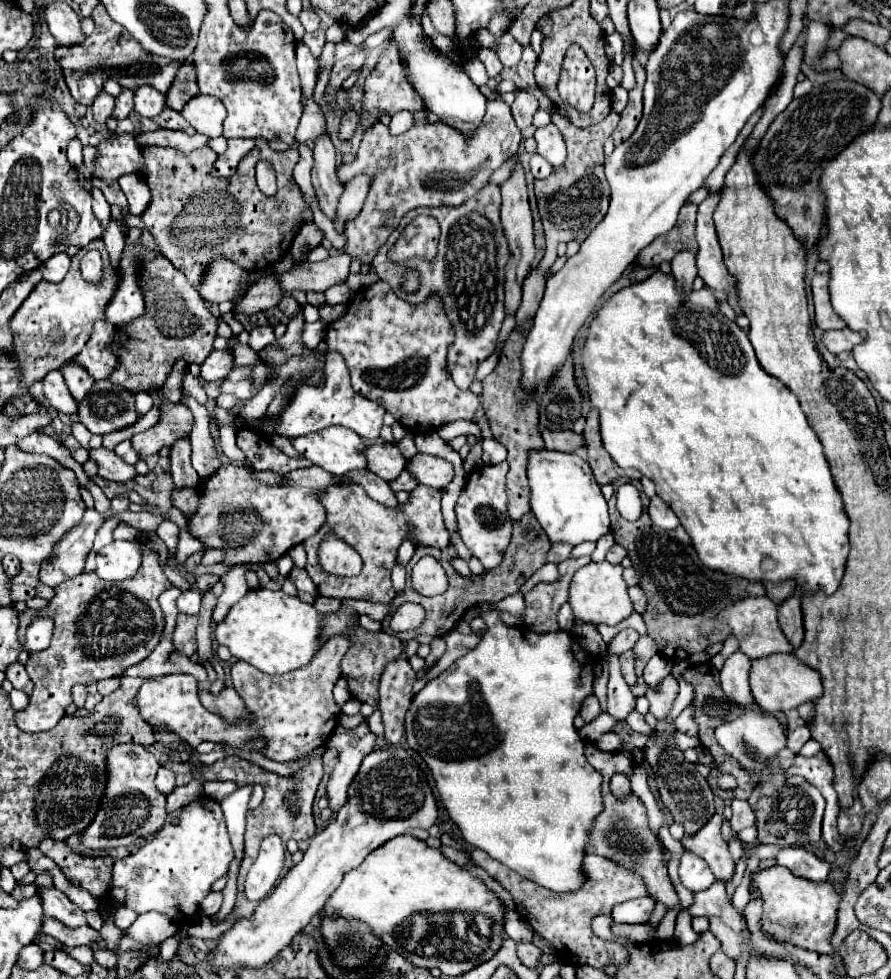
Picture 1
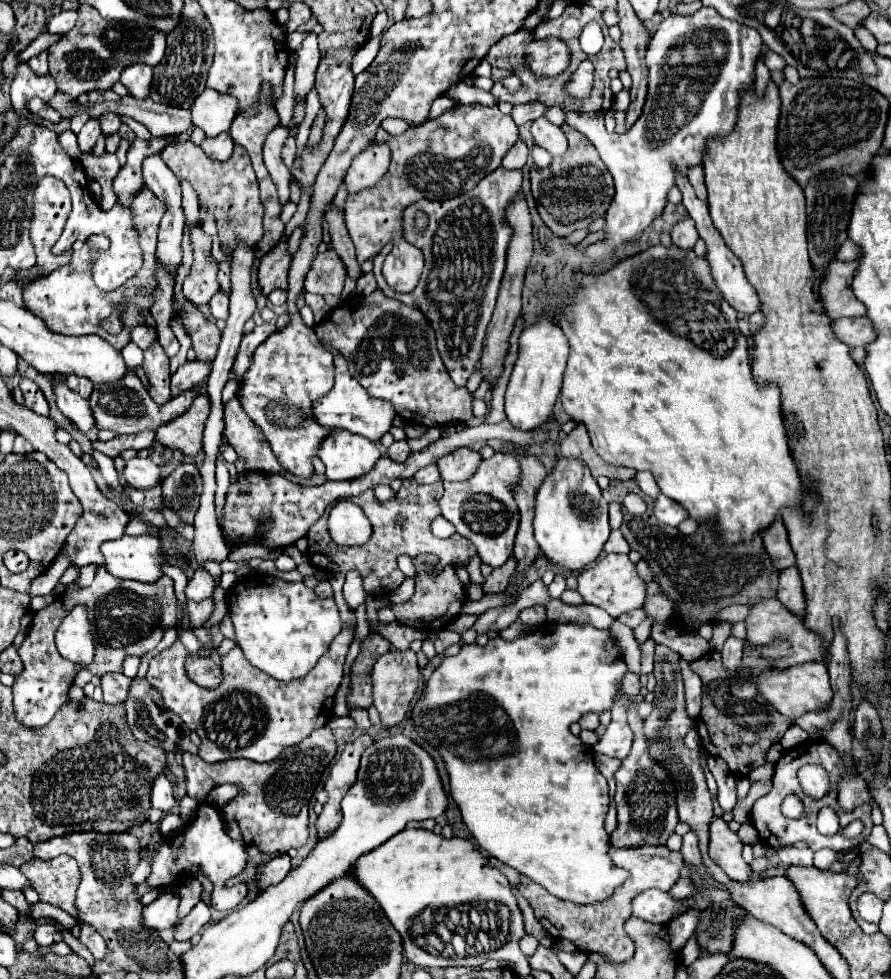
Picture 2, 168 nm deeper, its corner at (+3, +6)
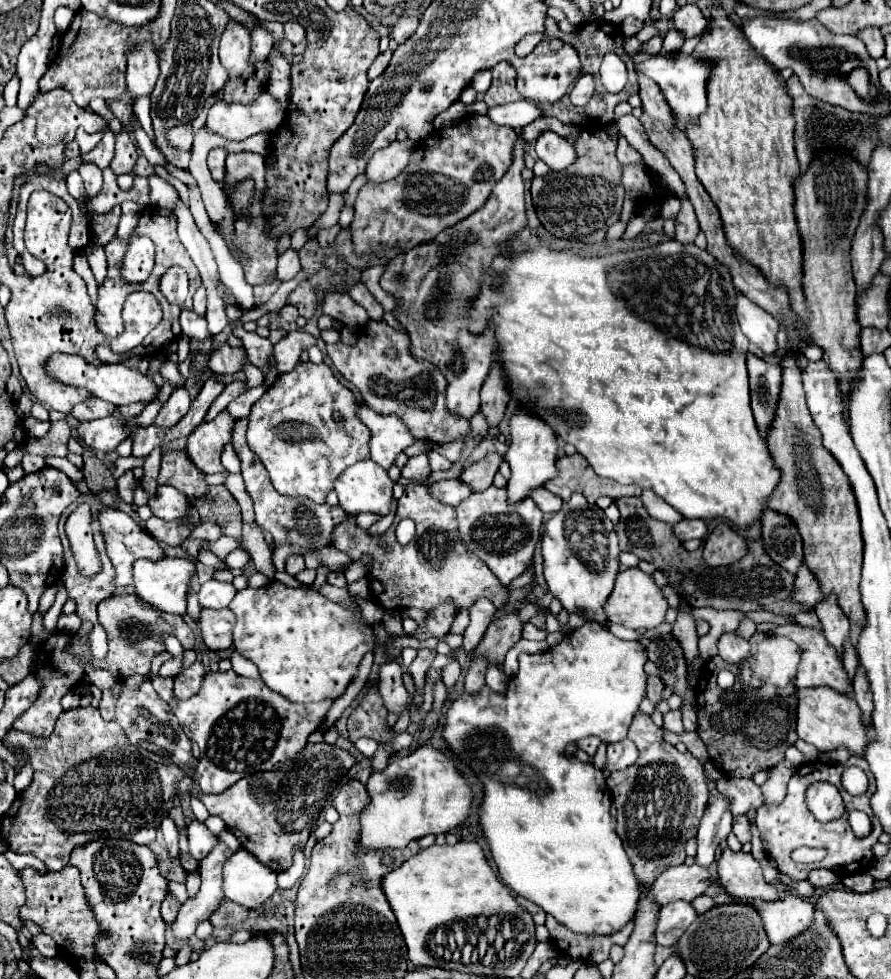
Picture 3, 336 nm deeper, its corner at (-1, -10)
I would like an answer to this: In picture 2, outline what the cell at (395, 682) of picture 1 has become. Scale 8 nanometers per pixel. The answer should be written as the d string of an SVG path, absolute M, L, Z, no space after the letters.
M390 650L384 656L380 656L372 670L372 686L374 686L374 706L380 712L382 724L386 728L392 728L394 724L402 722L420 688L420 668L416 664L416 654L412 650L406 652Z

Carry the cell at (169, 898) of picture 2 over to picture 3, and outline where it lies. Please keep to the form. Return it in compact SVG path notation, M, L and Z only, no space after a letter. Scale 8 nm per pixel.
M220 840L216 848L200 860L200 874L202 874L202 888L194 900L182 904L176 920L170 924L176 938L186 940L196 932L196 926L206 920L220 904L222 896L222 860L232 852Z

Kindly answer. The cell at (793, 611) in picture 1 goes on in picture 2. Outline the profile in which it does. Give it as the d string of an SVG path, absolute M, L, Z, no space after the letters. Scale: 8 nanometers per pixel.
M790 566L780 572L778 584L778 600L794 614L802 616L806 608L806 596L802 592L802 578L796 566Z

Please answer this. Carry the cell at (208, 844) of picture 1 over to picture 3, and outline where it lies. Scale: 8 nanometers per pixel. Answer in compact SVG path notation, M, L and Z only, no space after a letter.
M238 850L234 856L226 858L222 868L222 892L226 898L246 908L260 908L276 888L276 874L254 860L250 852Z

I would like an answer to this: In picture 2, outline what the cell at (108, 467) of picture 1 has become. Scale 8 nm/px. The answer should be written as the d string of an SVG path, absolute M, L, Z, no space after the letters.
M132 458L126 462L126 480L132 488L138 490L148 490L154 488L162 482L162 472L160 466L152 458Z

